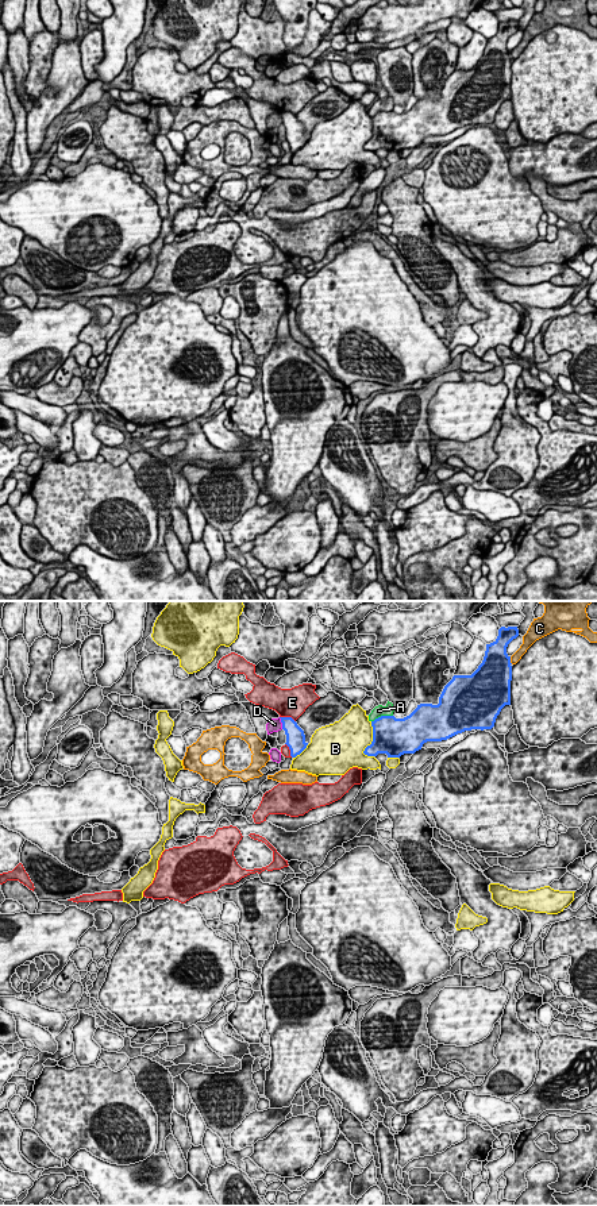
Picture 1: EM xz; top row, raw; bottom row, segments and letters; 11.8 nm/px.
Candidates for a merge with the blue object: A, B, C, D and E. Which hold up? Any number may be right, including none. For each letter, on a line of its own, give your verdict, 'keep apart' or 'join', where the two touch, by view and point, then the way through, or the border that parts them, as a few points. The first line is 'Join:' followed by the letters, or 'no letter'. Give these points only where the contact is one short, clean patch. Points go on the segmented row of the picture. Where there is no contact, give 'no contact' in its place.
Join: no letter
A: keep apart; contact xz (381, 716)
B: keep apart; contact xz (373, 739)
C: keep apart; contact xz (509, 661)
D: keep apart; contact xz (281, 721); border xz (278, 717), (282, 728)
E: keep apart; contact xz (288, 717)

